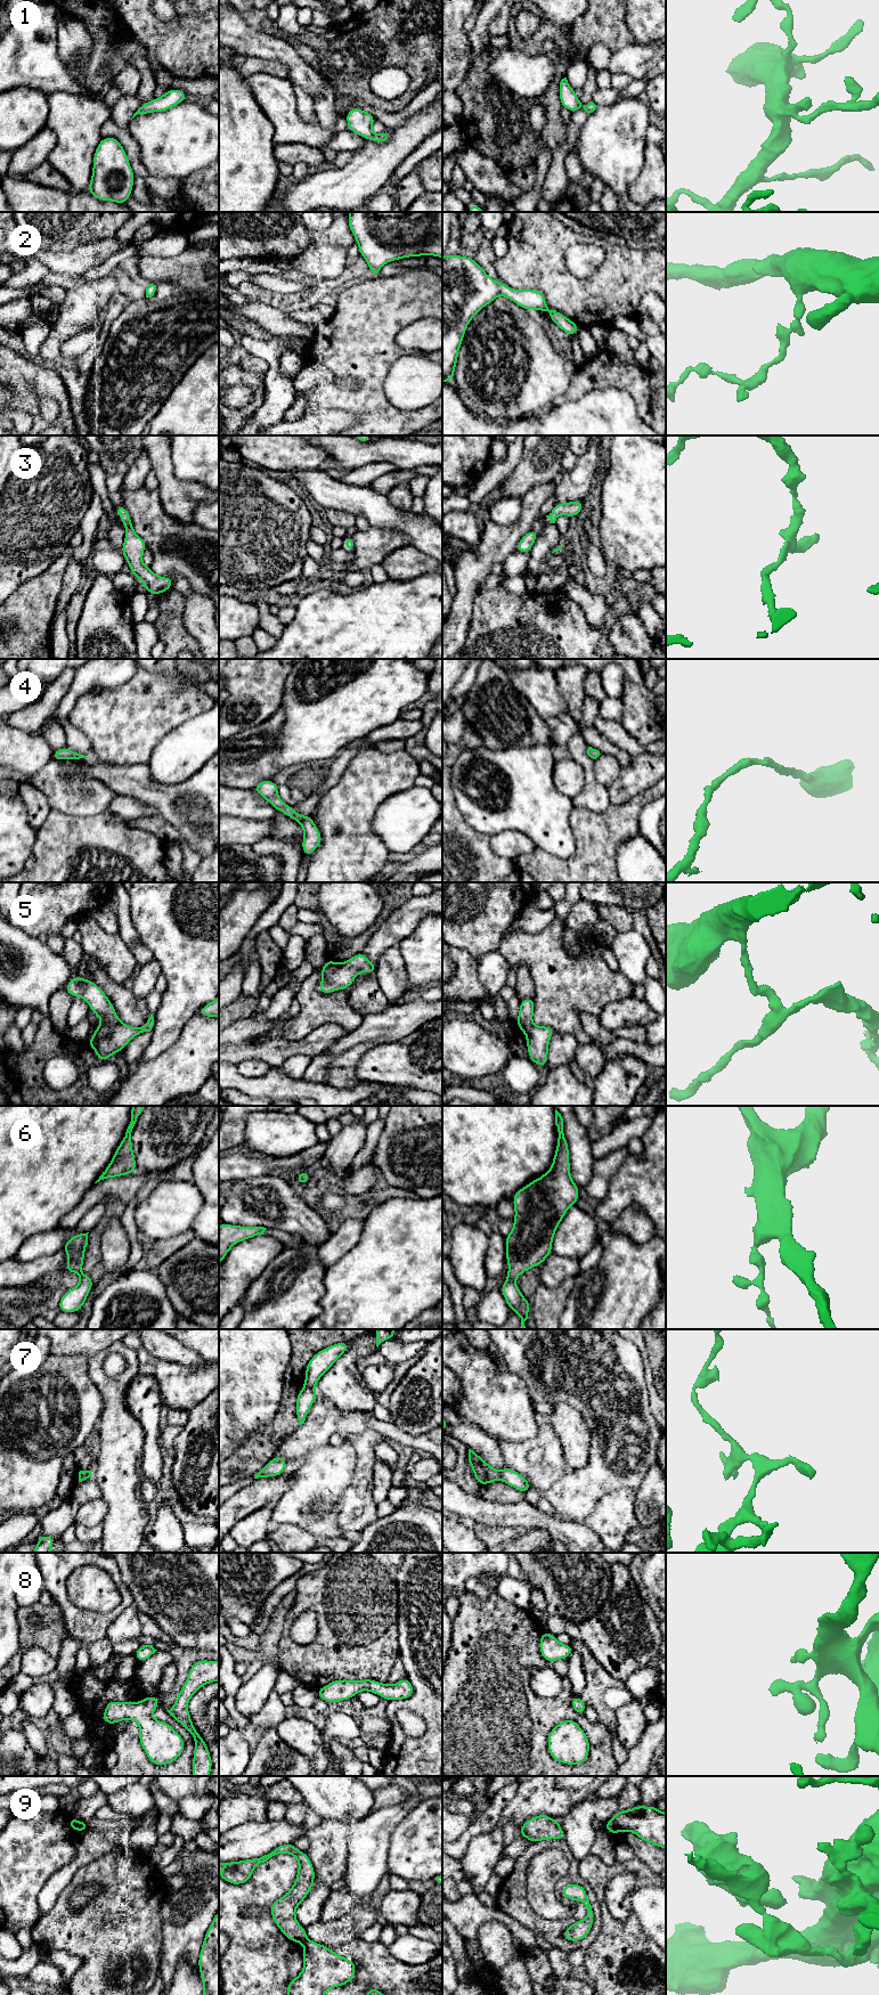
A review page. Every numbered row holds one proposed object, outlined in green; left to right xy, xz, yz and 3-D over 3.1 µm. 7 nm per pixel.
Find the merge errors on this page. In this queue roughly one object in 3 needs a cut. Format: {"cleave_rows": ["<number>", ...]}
{"cleave_rows": ["5", "7", "9"]}

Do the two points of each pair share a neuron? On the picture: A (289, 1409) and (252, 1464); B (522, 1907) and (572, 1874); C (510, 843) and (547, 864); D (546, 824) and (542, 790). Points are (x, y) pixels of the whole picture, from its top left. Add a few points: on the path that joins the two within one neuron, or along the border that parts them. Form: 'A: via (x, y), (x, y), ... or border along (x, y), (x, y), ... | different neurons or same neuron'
A: via (284, 1423), (258, 1450) | same neuron
B: via (519, 1879), (522, 1861), (536, 1847), (561, 1846) | same neuron
C: border along (536, 847), (520, 854), (513, 862) | different neurons
D: via (544, 816), (542, 813), (542, 798) | same neuron

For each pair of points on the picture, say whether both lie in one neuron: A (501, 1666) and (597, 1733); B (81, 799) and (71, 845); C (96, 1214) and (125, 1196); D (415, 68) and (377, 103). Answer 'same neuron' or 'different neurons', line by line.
A: same neuron
B: different neurons
C: different neurons
D: same neuron

